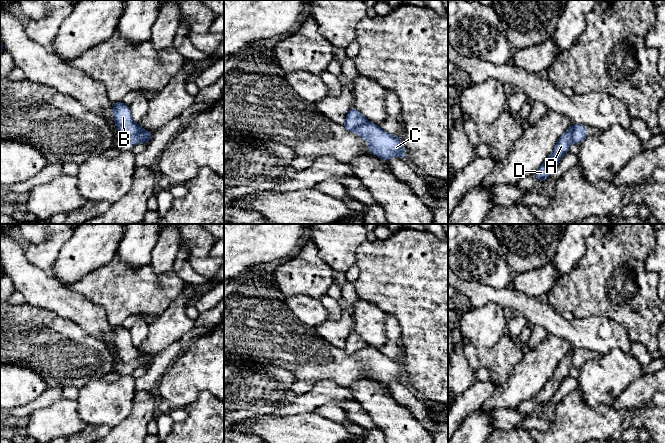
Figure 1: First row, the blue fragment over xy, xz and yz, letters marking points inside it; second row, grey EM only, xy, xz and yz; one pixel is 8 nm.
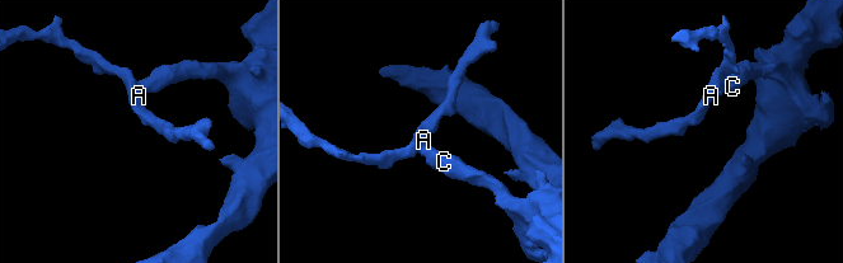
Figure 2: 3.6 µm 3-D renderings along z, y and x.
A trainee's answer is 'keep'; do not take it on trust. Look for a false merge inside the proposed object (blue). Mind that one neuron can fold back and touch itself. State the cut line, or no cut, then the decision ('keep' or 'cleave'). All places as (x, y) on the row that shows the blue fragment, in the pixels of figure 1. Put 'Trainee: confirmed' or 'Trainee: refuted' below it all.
cut xy (140, 127), (140, 131), (127, 141); cleave
Trainee: refuted

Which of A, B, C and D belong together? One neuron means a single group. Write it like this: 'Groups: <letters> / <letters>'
Groups: A B D / C

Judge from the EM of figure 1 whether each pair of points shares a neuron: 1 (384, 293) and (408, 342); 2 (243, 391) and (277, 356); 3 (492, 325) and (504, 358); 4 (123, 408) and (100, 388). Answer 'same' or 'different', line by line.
1: same
2: different
3: different
4: same

